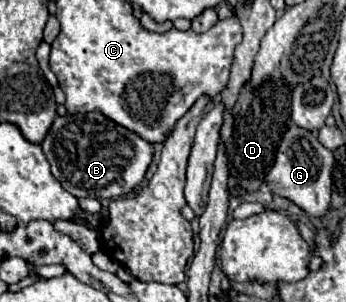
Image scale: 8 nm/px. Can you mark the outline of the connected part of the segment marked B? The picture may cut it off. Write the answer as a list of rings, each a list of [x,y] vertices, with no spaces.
[[[101,112],[57,116],[41,148],[51,164],[53,176],[77,198],[113,200],[127,196],[141,184],[153,160],[153,144],[105,118]]]

